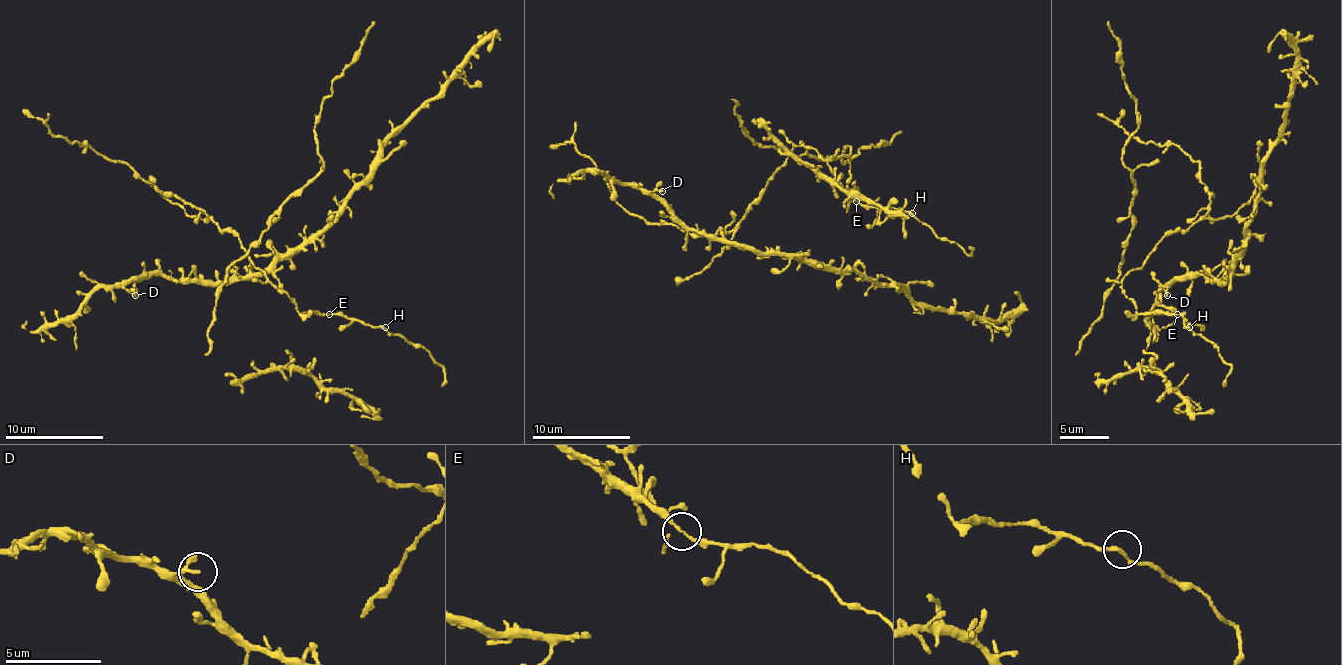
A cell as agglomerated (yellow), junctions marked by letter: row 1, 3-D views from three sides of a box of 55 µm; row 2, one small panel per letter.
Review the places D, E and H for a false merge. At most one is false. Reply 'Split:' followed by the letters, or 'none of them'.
Split: none of them

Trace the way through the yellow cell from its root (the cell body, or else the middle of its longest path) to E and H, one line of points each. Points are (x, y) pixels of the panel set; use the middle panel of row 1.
E: (726, 235), (743, 217), (760, 195), (760, 191), (797, 146), (811, 146), (828, 164), (833, 178), (855, 200)
H: (726, 235), (797, 146), (811, 146), (828, 164), (833, 178), (863, 205), (912, 213)

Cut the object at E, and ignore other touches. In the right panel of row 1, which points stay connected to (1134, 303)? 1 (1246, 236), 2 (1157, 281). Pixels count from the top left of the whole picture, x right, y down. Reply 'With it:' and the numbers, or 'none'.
With it: none

